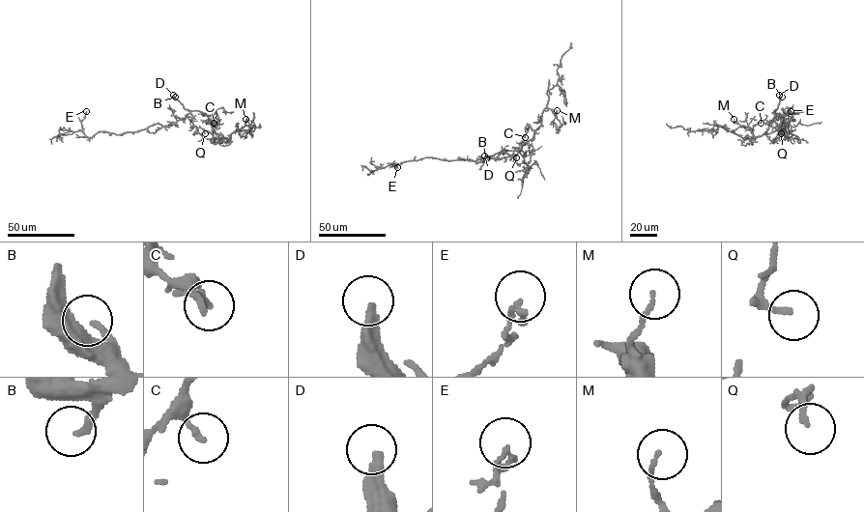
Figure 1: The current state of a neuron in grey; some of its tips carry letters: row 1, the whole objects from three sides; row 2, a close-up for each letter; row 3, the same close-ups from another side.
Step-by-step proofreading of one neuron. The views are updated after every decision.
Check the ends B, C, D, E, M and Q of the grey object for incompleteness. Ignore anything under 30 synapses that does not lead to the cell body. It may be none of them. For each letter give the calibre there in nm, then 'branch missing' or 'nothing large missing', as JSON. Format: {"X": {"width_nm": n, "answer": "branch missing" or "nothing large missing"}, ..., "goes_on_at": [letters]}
{"B": {"width_nm": 200, "answer": "branch missing"}, "C": {"width_nm": 170, "answer": "nothing large missing"}, "D": {"width_nm": 320, "answer": "branch missing"}, "E": {"width_nm": 180, "answer": "nothing large missing"}, "M": {"width_nm": 110, "answer": "nothing large missing"}, "Q": {"width_nm": 110, "answer": "nothing large missing"}, "goes_on_at": ["B", "D"]}

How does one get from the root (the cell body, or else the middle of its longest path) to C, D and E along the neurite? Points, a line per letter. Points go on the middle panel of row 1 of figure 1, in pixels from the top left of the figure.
C: (501, 153), (519, 151), (525, 137)
D: (501, 153), (484, 156)
E: (501, 153), (496, 158), (477, 161), (425, 157), (393, 164), (397, 167)

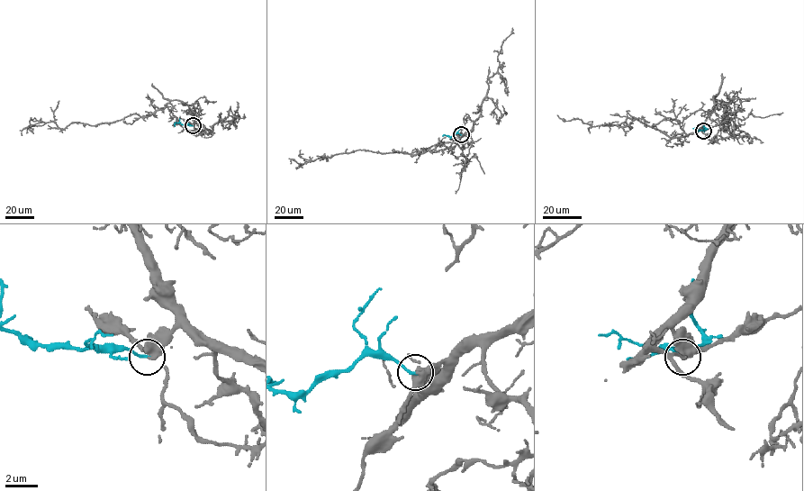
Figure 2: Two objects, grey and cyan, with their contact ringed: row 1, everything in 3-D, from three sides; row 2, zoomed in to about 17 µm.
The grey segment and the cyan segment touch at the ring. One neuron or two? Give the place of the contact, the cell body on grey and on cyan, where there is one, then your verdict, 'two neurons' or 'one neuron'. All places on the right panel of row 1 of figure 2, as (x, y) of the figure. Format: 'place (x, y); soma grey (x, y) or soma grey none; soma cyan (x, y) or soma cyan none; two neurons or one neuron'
place (703, 131); soma grey none; soma cyan none; one neuron

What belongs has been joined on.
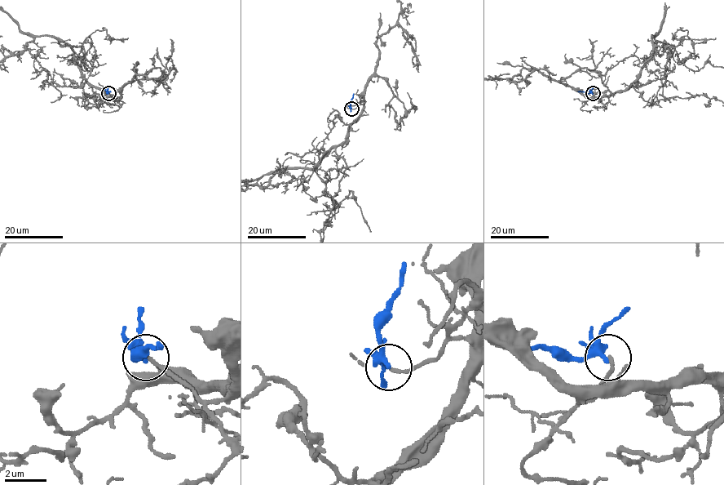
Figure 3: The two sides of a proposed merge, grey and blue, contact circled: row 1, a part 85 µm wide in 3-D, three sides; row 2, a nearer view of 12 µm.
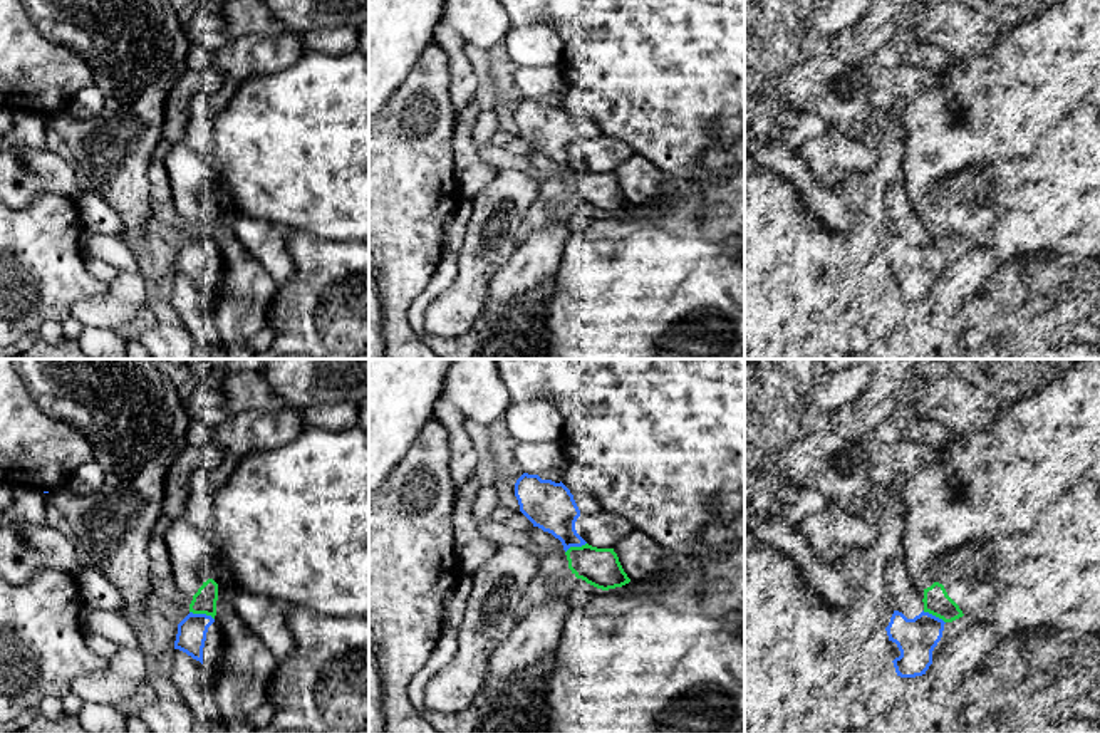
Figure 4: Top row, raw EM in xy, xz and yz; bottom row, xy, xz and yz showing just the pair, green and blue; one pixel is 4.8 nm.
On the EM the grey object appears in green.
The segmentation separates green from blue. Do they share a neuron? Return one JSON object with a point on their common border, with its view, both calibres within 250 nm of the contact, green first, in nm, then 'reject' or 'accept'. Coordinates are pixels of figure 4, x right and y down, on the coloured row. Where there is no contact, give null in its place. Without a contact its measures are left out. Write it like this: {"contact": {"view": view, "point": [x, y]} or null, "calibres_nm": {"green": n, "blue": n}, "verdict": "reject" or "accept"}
{"contact": {"view": "xy", "point": [202, 613]}, "calibres_nm": {"green": 110, "blue": 140}, "verdict": "reject"}

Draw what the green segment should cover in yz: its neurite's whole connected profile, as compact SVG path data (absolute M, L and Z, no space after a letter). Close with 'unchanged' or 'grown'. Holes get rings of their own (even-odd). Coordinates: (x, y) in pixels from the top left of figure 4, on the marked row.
M934 582L931 587L924 589L924 612L929 612L944 622L952 622L962 617L959 606L947 595L942 584Z; unchanged

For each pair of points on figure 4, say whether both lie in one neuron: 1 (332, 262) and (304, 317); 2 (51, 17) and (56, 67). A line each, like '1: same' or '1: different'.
1: same
2: different

